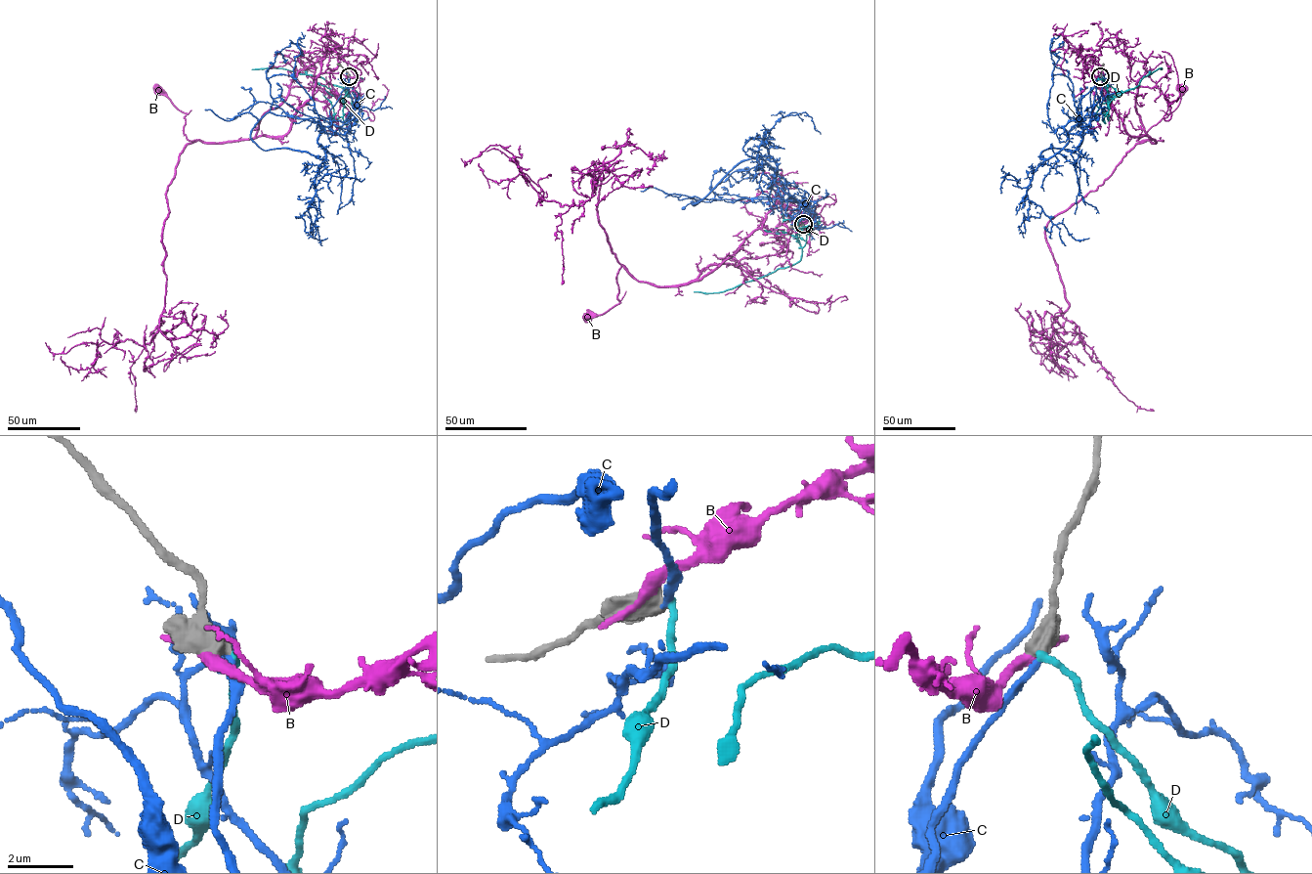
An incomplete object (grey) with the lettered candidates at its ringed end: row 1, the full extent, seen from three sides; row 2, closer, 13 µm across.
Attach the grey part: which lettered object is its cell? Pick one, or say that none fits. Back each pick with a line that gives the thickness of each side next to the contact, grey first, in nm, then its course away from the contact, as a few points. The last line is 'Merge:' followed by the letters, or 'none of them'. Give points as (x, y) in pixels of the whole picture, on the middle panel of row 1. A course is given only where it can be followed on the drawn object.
C: calibres 600 and 200 nm; course (803, 224), (810, 202), (780, 182), (768, 188), (777, 162), (765, 141), (759, 186), (779, 211)
Merge: C

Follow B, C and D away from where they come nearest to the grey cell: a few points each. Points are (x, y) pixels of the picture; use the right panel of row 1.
B: (1101, 75), (1089, 60), (1085, 72), (1123, 128), (1155, 142), (1138, 141), (1177, 107), (1184, 89)
C: (1100, 76), (1081, 99), (1079, 123), (1062, 127), (1069, 142), (1037, 167), (1027, 191), (1053, 224), (1089, 238)
D: (1100, 76), (1118, 93), (1132, 89), (1144, 77), (1160, 69)

